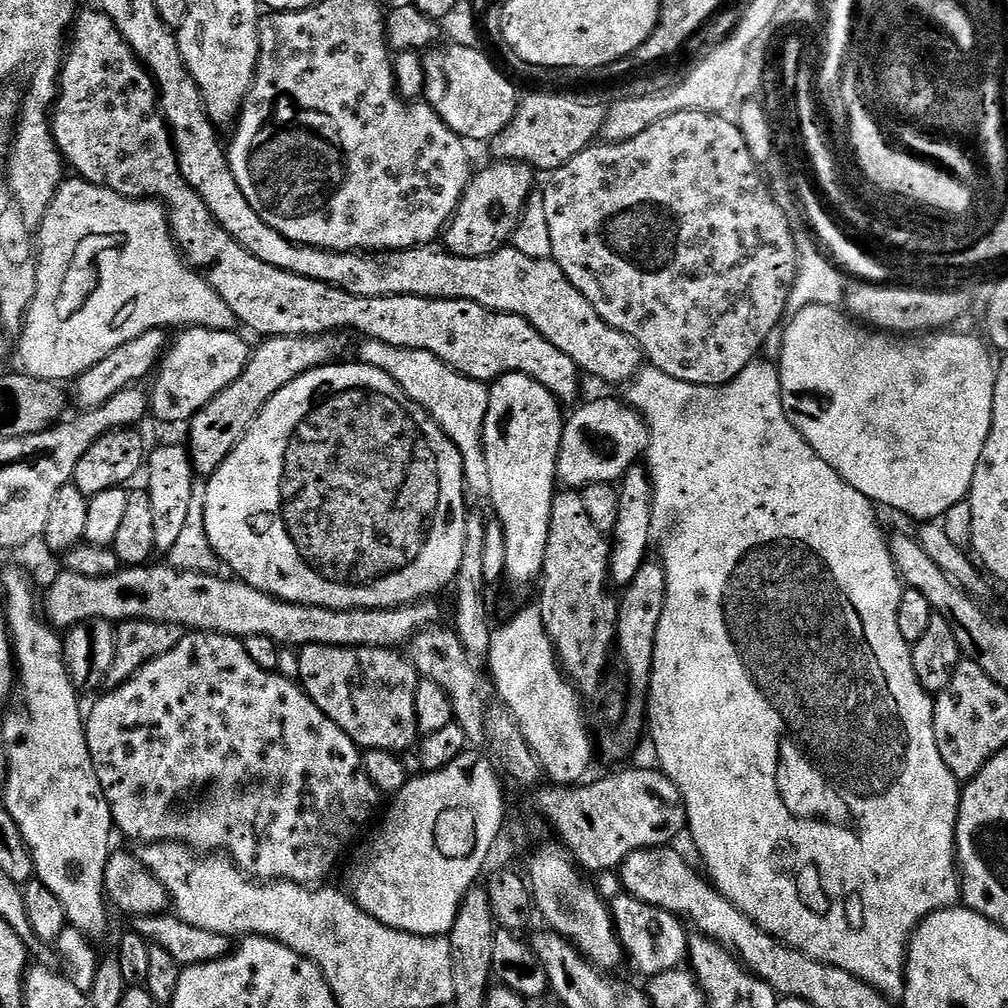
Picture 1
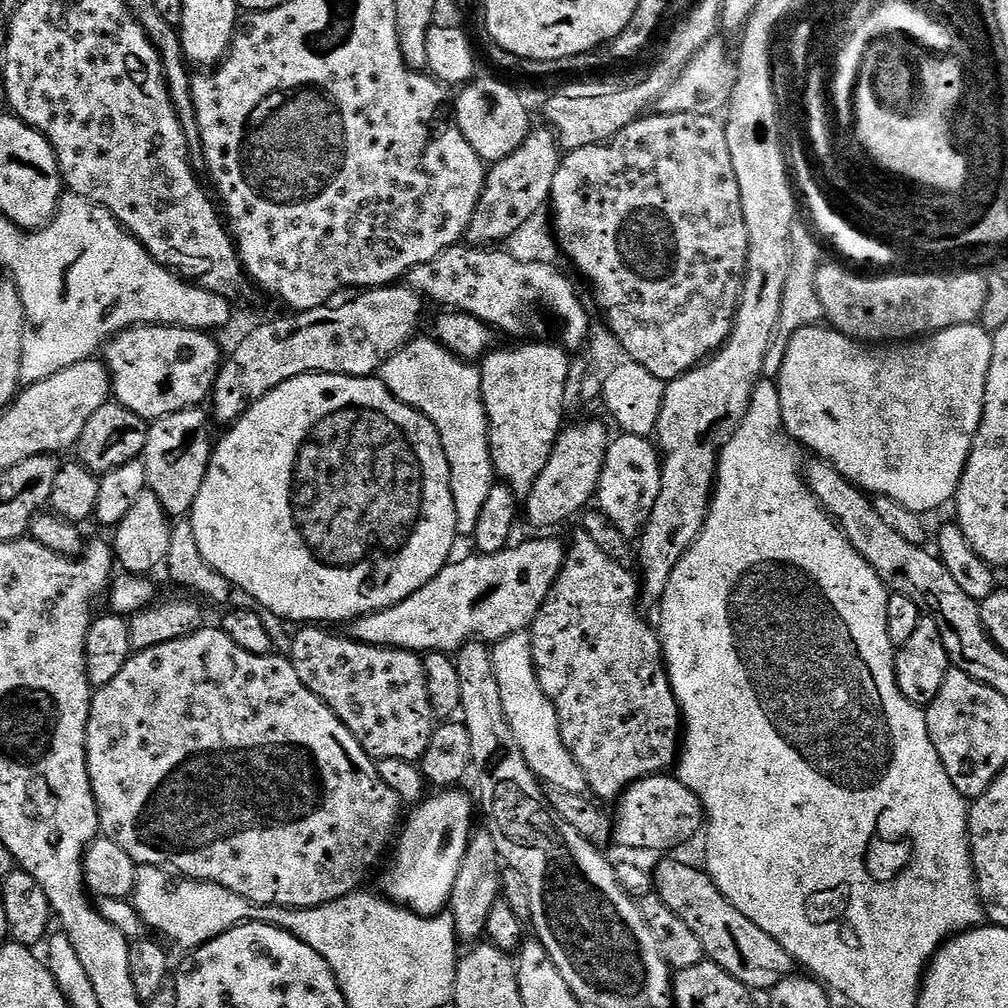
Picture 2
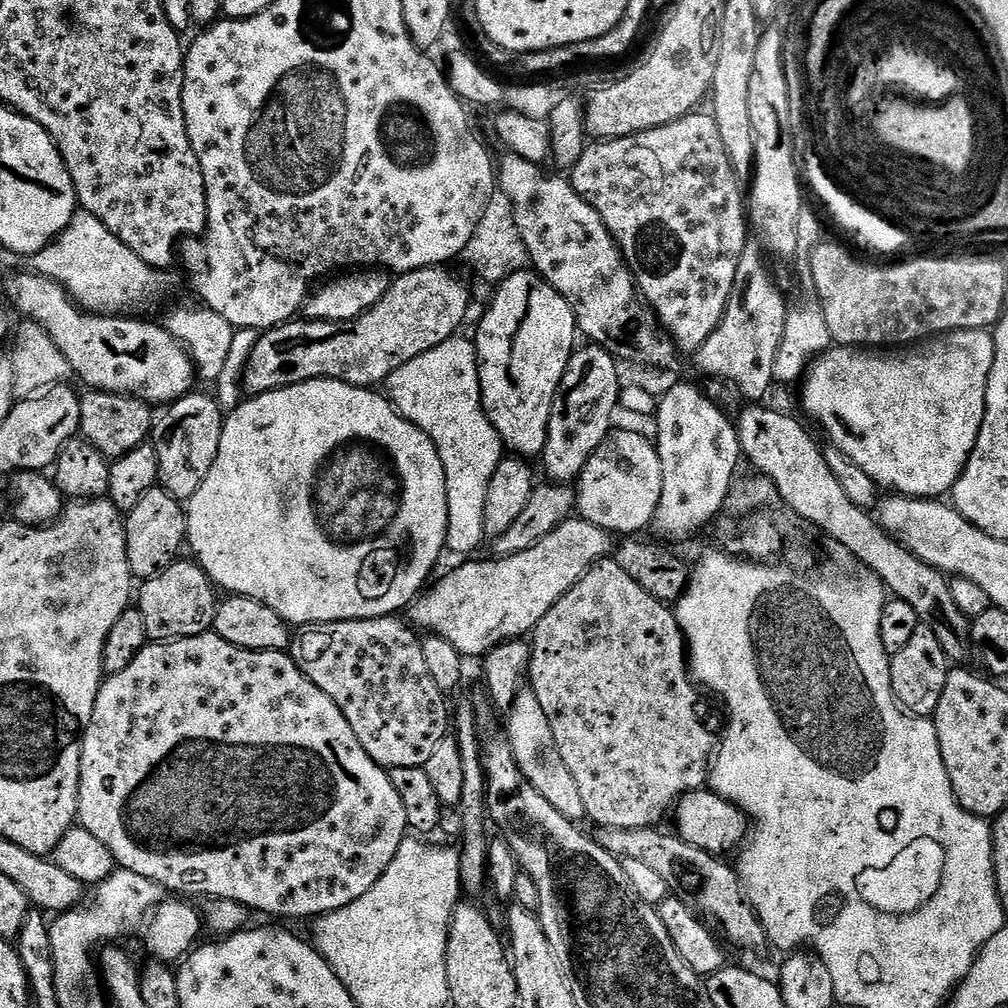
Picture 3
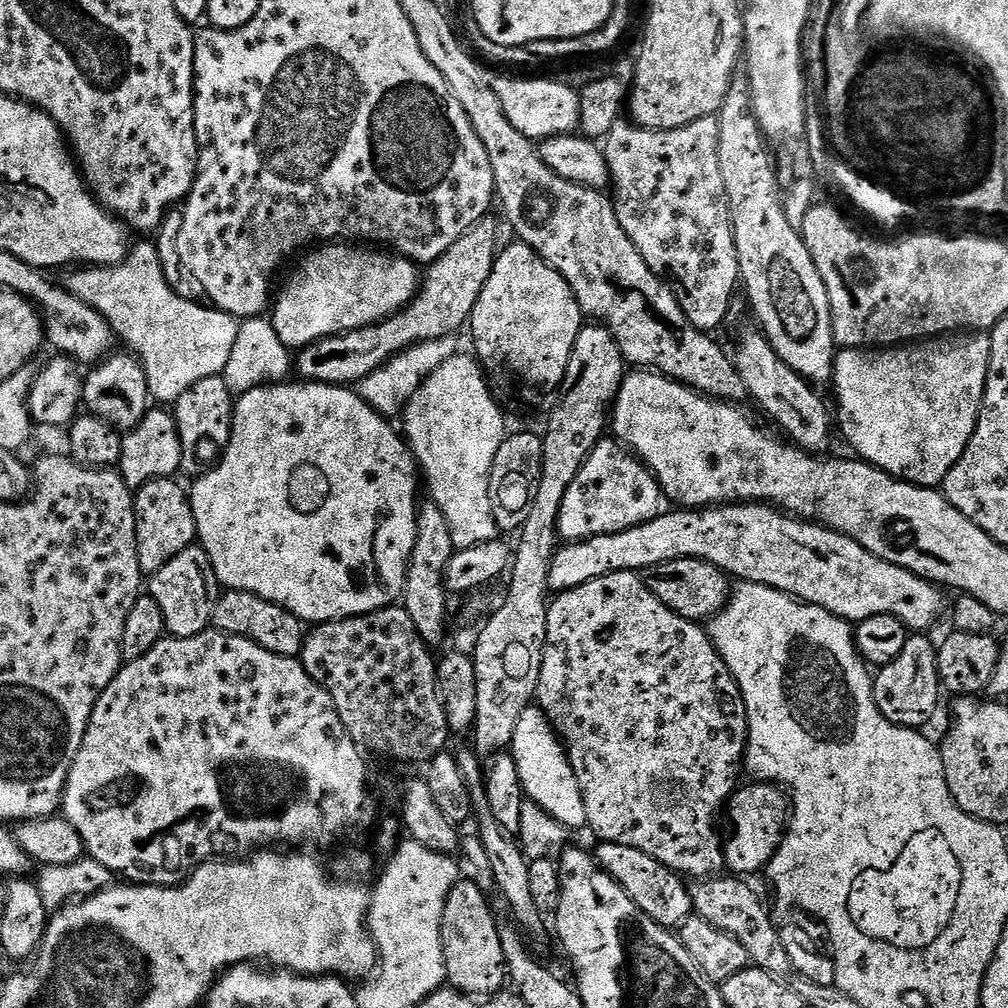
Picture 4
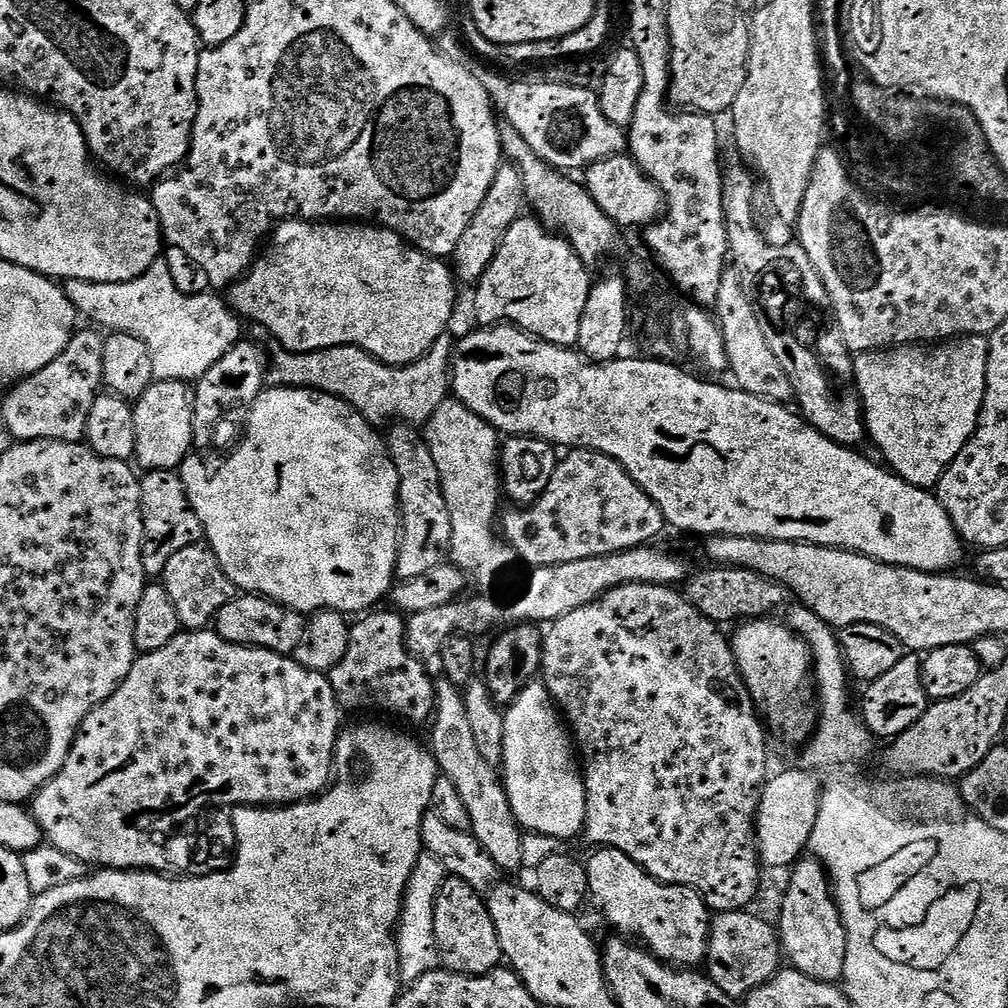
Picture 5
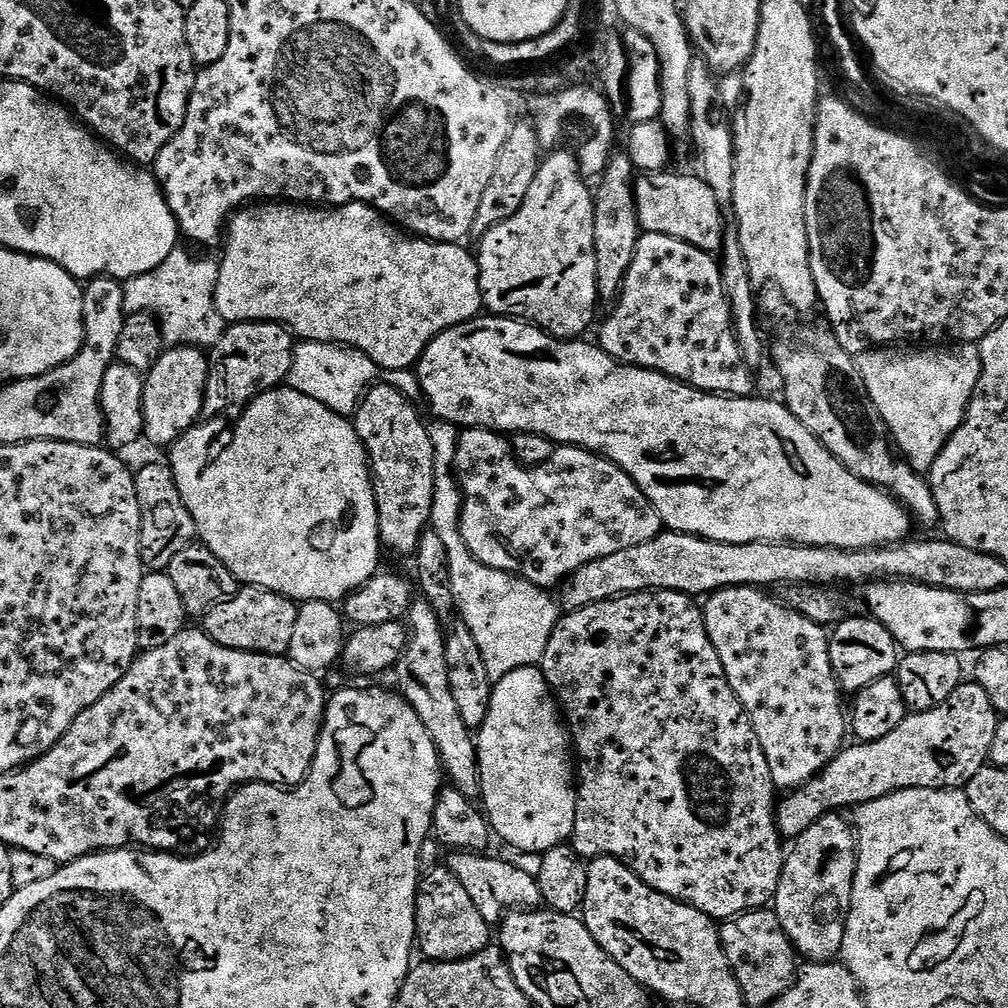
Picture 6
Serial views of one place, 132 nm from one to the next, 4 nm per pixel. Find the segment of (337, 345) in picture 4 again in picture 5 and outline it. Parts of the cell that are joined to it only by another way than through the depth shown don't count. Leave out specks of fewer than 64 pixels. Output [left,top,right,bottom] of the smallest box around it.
[454,162,526,286]

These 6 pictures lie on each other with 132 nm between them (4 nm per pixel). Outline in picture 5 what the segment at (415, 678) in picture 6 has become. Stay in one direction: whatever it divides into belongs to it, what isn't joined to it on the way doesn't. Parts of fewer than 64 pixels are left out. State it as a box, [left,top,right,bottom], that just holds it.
[430,678,524,873]

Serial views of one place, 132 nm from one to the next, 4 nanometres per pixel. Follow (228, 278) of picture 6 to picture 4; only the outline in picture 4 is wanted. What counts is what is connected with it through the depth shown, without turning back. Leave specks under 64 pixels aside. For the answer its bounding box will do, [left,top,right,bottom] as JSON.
[270,242,422,350]

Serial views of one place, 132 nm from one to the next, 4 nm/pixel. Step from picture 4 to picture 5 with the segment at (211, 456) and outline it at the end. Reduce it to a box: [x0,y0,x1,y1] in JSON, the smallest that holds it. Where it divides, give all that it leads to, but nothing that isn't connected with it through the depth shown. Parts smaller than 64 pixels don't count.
[192,342,266,449]

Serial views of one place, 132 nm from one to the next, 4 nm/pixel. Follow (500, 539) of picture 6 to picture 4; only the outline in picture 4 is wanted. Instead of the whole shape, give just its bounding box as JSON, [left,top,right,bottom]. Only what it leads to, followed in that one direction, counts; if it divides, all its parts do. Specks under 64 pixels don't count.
[556,438,661,542]

